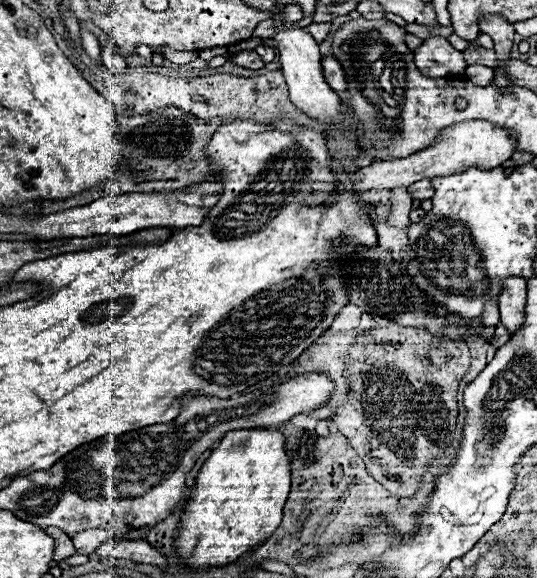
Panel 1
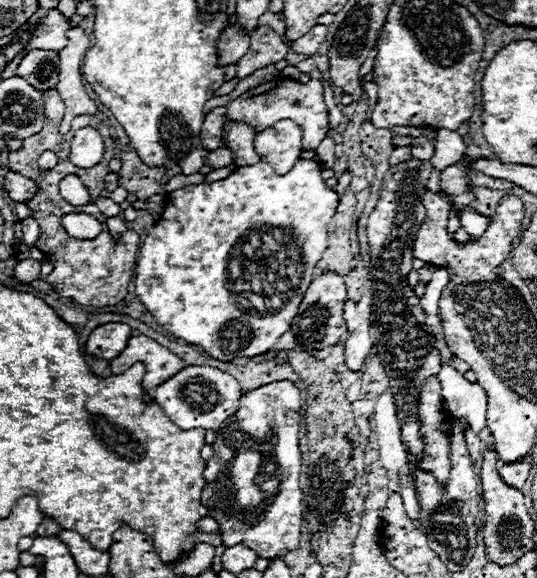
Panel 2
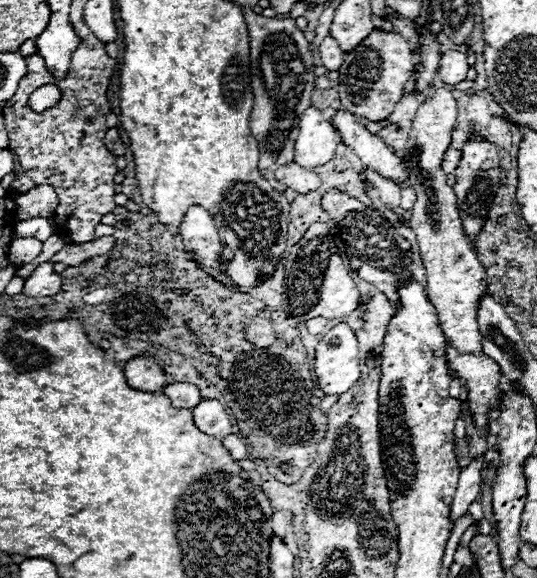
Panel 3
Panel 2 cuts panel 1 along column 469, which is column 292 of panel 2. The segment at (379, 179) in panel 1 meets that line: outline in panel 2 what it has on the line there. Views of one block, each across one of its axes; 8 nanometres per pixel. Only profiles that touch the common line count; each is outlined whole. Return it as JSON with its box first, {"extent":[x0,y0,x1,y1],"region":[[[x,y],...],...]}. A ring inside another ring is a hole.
{"extent":[254,120,302,174],"region":[[[280,120],[272,124],[272,128],[266,128],[264,132],[256,134],[254,140],[260,158],[272,164],[272,168],[276,168],[276,172],[280,174],[290,172],[296,160],[300,158],[302,152],[300,142],[302,130],[292,120]]]}

